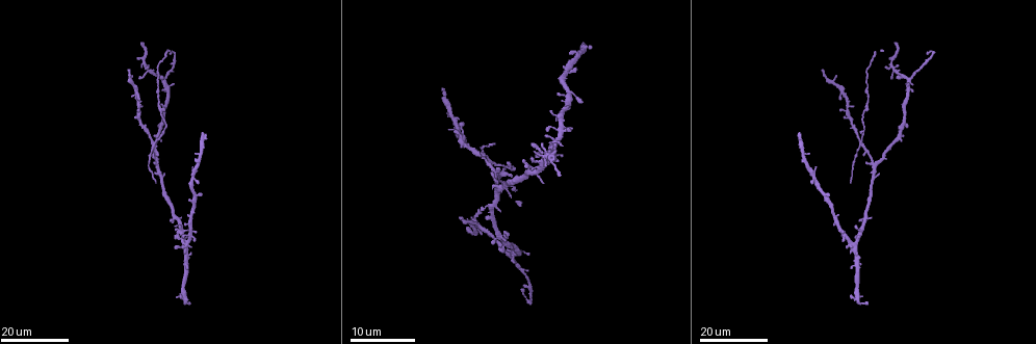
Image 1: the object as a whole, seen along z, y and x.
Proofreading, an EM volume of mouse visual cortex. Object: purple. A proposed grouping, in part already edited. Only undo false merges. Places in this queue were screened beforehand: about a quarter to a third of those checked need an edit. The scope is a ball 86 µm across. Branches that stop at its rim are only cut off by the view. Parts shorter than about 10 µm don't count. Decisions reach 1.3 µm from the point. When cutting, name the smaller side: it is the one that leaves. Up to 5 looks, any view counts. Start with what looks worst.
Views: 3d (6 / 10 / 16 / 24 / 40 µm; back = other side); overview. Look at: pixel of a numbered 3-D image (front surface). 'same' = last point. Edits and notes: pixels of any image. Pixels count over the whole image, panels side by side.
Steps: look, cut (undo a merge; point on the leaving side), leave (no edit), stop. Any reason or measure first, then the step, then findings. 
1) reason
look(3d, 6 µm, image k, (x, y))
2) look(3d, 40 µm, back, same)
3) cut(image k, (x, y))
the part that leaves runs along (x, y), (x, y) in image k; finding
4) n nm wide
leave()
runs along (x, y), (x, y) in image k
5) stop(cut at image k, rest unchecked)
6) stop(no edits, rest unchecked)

look(3d, 16 µm, image 1, (155, 144))

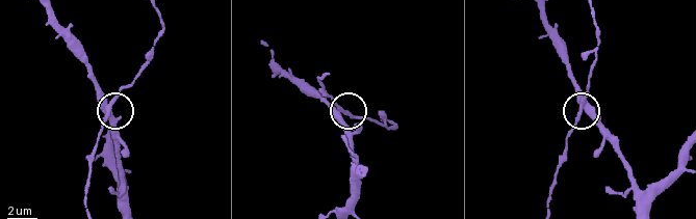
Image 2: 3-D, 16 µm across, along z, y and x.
closer look
look(3d, 6 µm, image 2, (112, 99))

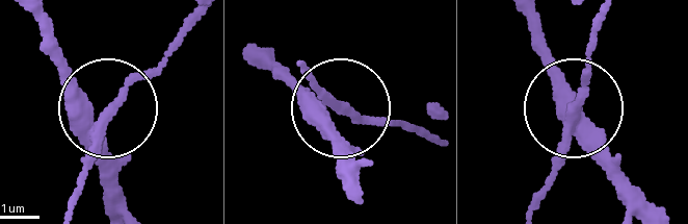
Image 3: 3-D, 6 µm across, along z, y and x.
side arm 29 µm; 4 arms
leave()
all the same neuron

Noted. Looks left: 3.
four or more arms meet
look(3d, 16 µm, image 1, (874, 164))

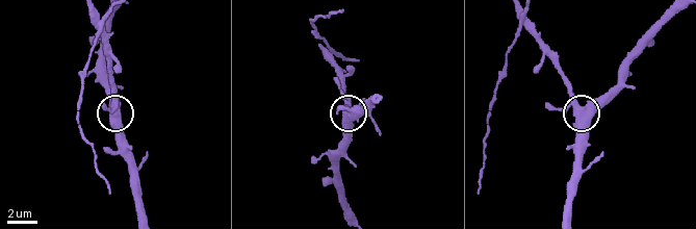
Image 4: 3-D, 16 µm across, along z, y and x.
look(3d, 10 µm, image 4, (581, 105))

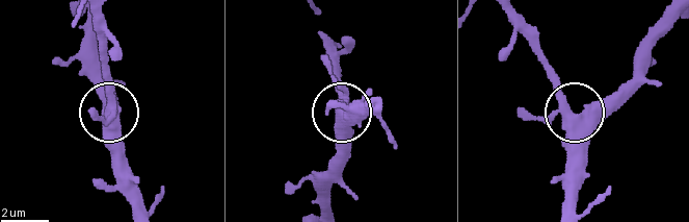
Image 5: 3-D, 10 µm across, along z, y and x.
4 arms
leave()
runs along (570, 207), (572, 112), (548, 66) in image 5; continuous, no second neuron

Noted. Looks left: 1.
stop(no edits, rest unchecked)

